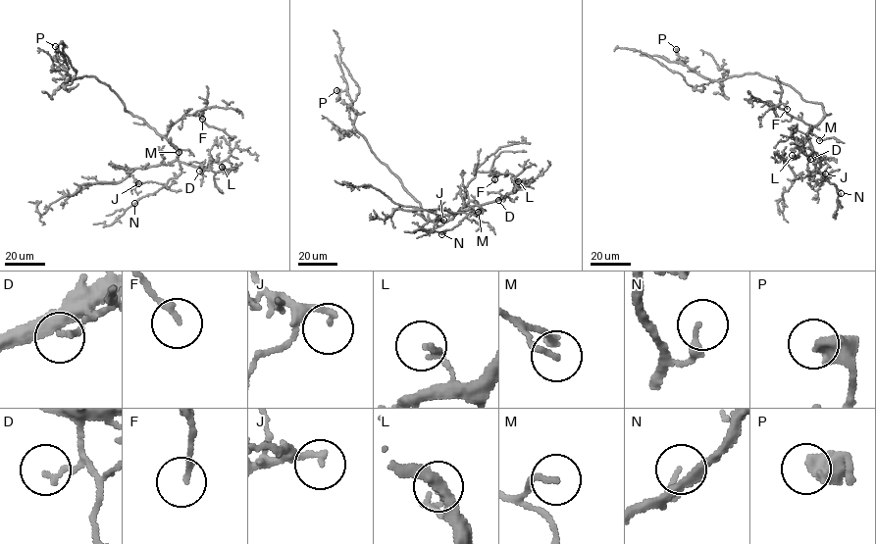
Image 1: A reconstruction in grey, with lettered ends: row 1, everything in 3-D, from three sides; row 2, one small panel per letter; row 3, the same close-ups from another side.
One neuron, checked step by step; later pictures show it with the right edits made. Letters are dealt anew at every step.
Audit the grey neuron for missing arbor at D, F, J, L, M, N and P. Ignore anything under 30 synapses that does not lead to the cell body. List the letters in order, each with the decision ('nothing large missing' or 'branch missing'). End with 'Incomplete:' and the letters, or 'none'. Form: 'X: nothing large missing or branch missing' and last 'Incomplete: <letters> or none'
D: nothing large missing
F: nothing large missing
J: nothing large missing
L: nothing large missing
M: nothing large missing
N: nothing large missing
P: nothing large missing
Incomplete: none

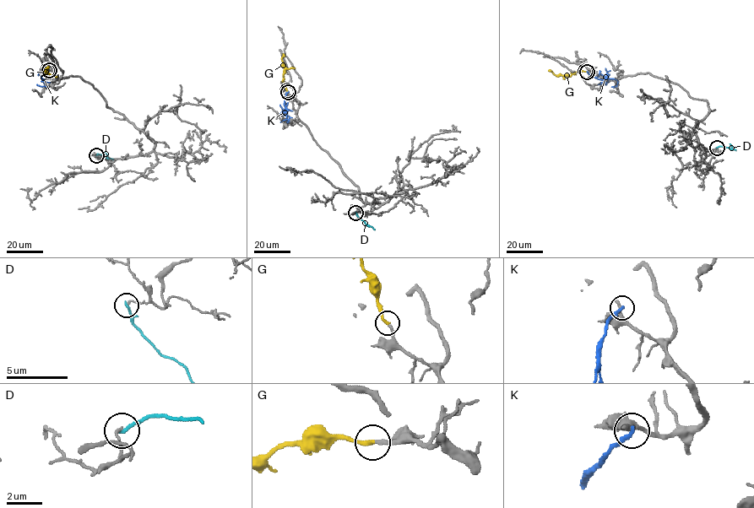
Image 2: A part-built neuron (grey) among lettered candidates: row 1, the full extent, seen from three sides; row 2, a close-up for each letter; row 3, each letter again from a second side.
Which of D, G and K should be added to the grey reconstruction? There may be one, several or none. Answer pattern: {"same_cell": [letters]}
{"same_cell": ["G"]}

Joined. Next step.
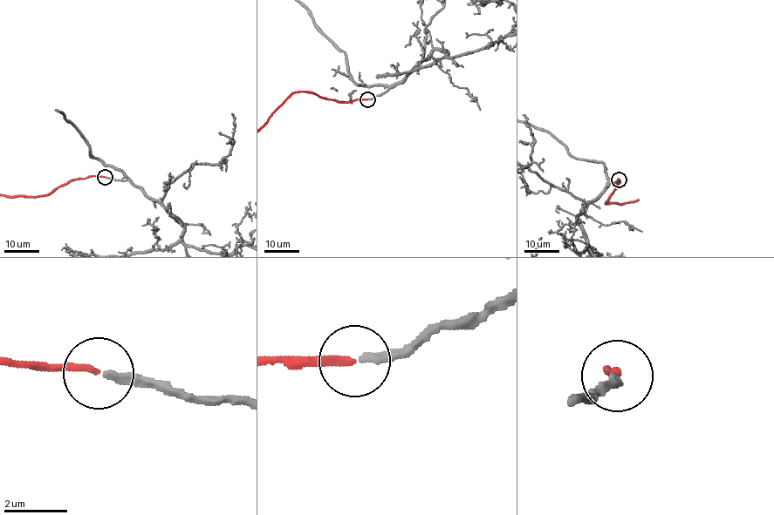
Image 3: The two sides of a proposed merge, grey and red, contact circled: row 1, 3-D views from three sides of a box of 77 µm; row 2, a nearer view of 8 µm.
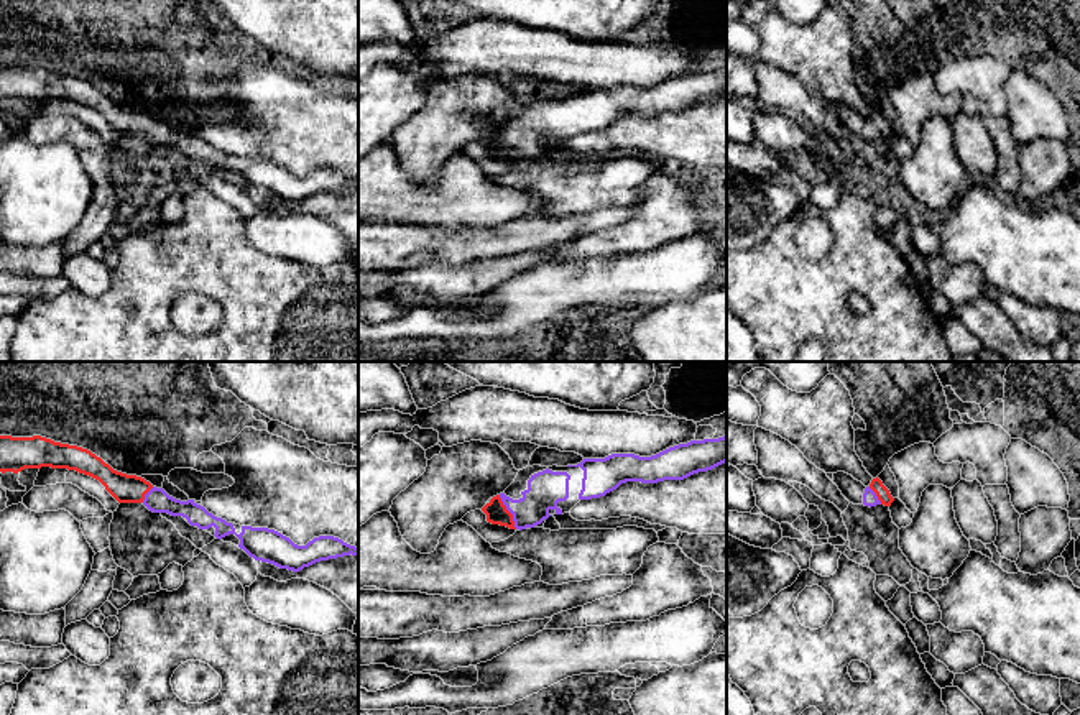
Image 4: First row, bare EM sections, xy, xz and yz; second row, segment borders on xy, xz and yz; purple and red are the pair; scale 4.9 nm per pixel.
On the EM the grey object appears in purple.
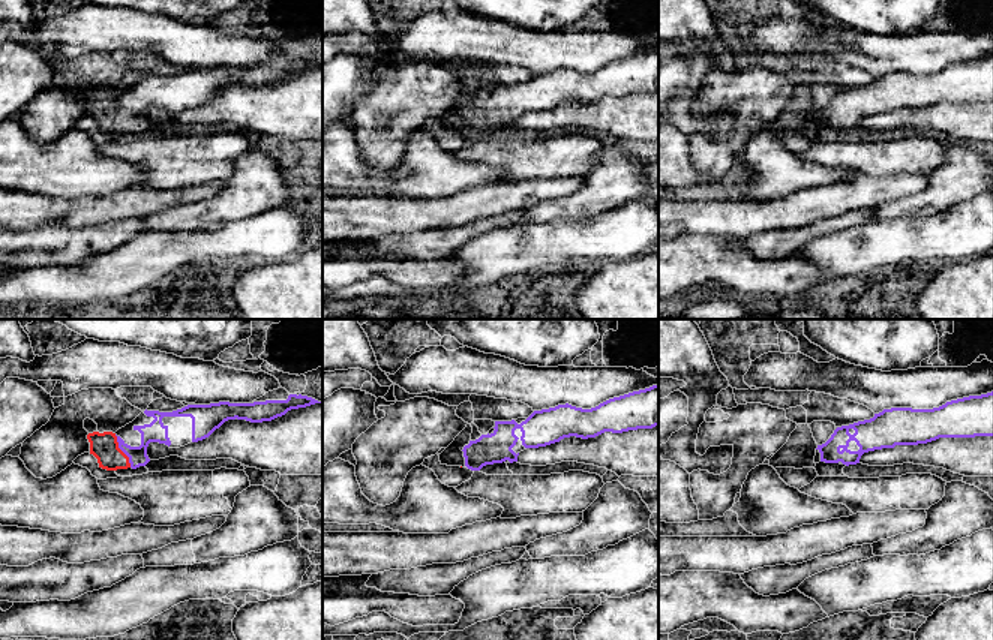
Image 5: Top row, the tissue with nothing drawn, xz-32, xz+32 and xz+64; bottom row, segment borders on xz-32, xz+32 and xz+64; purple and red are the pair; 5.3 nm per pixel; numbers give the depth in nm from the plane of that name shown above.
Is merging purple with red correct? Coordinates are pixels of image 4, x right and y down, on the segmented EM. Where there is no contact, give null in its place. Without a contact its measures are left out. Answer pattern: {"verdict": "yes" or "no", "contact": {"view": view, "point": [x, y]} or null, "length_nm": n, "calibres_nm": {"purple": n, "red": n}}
{"verdict": "yes", "contact": {"view": "xz", "point": [508, 510]}, "length_nm": 190, "calibres_nm": {"purple": 180, "red": 110}}

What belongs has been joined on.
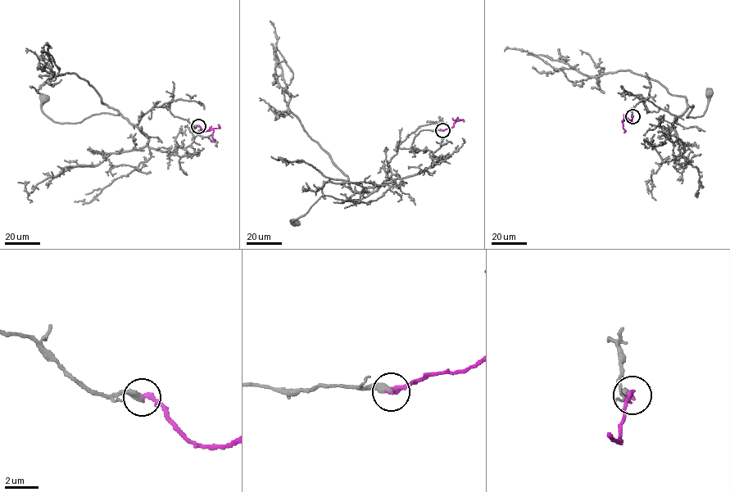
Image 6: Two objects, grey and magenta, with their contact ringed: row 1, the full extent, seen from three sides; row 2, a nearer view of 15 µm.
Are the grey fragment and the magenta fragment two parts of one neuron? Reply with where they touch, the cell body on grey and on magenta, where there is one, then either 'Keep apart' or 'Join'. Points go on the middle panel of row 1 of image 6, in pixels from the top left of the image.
Place: (442, 130). Soma of grey: (294, 222). Soma of magenta: none. Join

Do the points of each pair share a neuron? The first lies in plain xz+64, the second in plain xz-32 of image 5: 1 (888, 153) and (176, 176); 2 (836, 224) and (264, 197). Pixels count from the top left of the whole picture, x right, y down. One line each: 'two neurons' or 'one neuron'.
1: one neuron
2: two neurons

